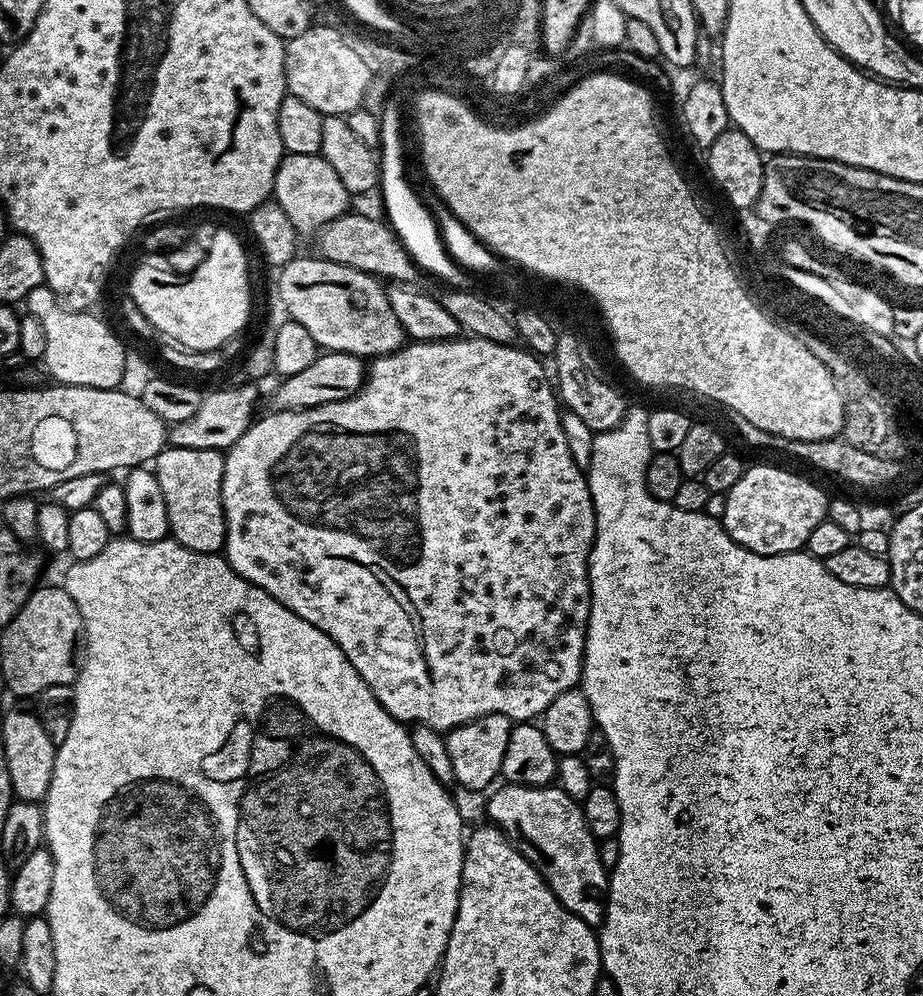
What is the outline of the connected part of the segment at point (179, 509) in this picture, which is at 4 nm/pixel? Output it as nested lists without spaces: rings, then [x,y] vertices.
[[[165,446],[154,461],[154,471],[162,495],[166,498],[166,514],[170,514],[170,536],[195,552],[219,553],[226,538],[226,518],[222,506],[222,478],[225,453],[214,450],[190,450]]]

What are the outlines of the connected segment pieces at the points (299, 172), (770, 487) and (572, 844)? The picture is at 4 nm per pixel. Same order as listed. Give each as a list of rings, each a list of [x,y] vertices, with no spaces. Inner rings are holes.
[[[310,154],[285,155],[280,161],[276,171],[276,181],[272,187],[274,199],[282,210],[286,210],[286,215],[290,217],[290,222],[294,222],[297,233],[315,233],[317,230],[325,228],[334,218],[345,215],[349,211],[350,194],[346,186],[342,186],[338,174],[330,170],[330,162],[326,162],[319,156]]]
[[[756,464],[745,467],[742,478],[726,494],[725,512],[722,517],[724,529],[742,546],[754,550],[763,556],[799,552],[805,547],[818,526],[828,514],[829,497],[816,484],[811,484],[804,476],[796,472],[787,472],[784,468],[775,468],[772,464]]]
[[[505,783],[504,788],[500,788],[488,800],[488,816],[493,825],[499,828],[509,840],[515,844],[518,851],[520,851],[526,859],[536,866],[536,871],[539,872],[541,878],[548,883],[548,889],[554,893],[558,898],[558,902],[566,909],[570,910],[578,918],[582,918],[582,922],[599,926],[604,922],[604,911],[608,905],[608,881],[610,879],[609,869],[602,866],[600,861],[600,846],[595,836],[592,835],[591,830],[586,826],[586,818],[584,817],[584,809],[574,798],[570,798],[559,786],[545,786],[539,788],[538,786],[530,786],[529,784],[510,784]]]

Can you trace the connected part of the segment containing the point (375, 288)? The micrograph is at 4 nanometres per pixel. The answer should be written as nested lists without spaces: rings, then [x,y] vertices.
[[[297,255],[295,260],[286,262],[284,268],[279,269],[276,288],[280,291],[280,300],[284,303],[287,315],[310,333],[310,338],[321,349],[329,352],[345,352],[361,358],[375,358],[388,356],[404,347],[406,333],[402,322],[390,310],[390,302],[385,285],[377,277],[370,276],[362,270],[354,270],[350,266],[342,266],[338,262],[330,262],[319,255]]]

